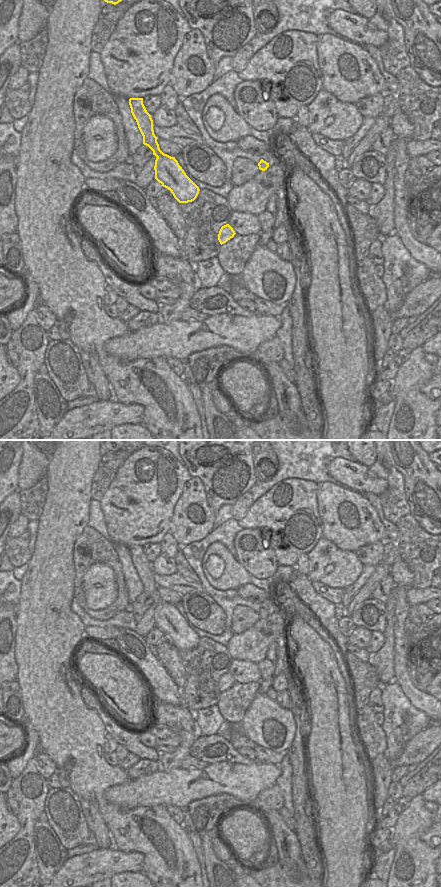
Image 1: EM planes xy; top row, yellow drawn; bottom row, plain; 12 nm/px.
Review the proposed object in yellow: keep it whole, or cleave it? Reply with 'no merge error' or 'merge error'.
no merge error

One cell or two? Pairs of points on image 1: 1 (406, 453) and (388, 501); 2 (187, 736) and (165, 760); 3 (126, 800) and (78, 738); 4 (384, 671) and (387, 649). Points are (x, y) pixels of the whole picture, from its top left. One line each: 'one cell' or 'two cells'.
1: two cells
2: one cell
3: two cells
4: one cell

